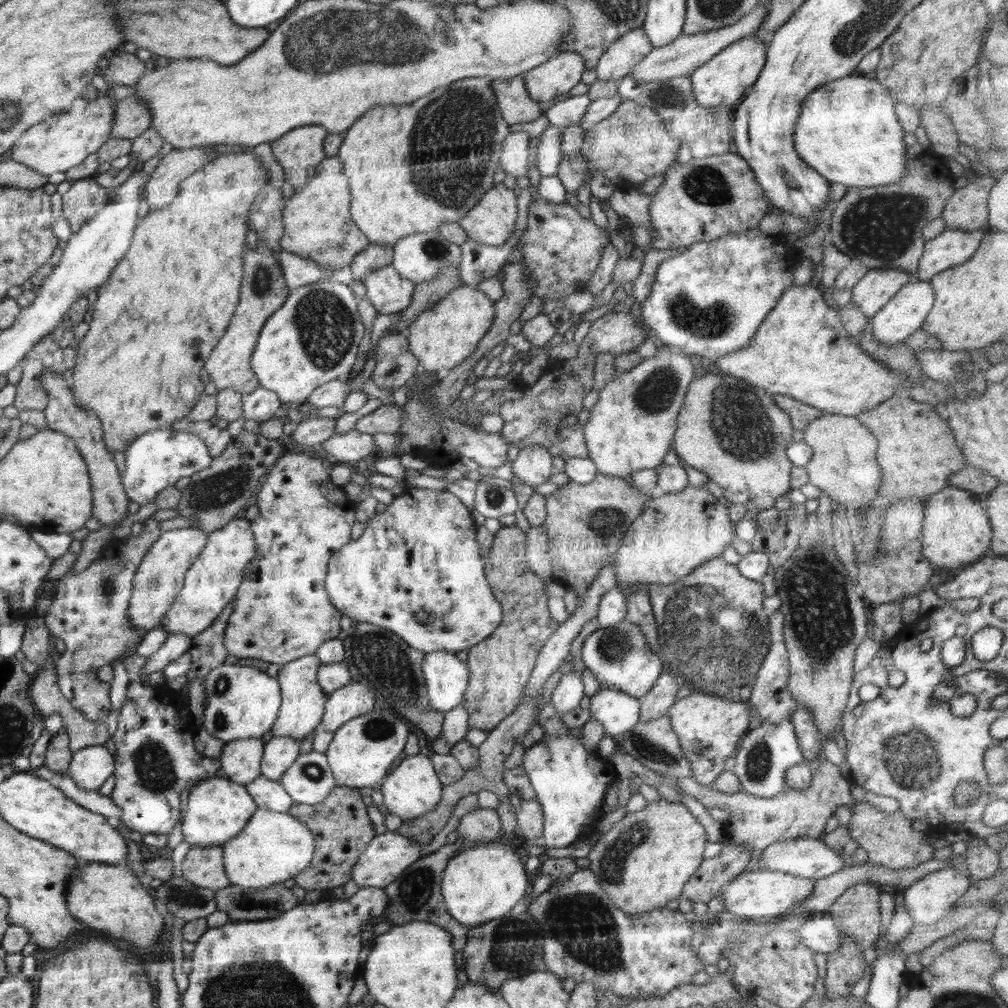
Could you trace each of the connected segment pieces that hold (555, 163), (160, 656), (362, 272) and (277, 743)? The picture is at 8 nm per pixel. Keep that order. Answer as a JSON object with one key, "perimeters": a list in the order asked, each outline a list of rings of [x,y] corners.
{"perimeters":[[[[548,126],[539,136],[536,146],[536,168],[542,177],[554,176],[564,155],[561,153],[563,128]]],[[[176,633],[169,634],[164,644],[154,653],[151,654],[143,666],[143,672],[137,679],[146,680],[147,674],[157,670],[162,670],[170,662],[174,662],[179,656],[182,656],[189,650],[191,637],[187,634]]],[[[370,243],[364,250],[355,255],[349,264],[354,280],[362,281],[370,271],[388,266],[392,262],[393,247]]],[[[272,737],[265,745],[261,762],[261,775],[273,781],[286,772],[298,758],[300,741],[292,737]]]]}

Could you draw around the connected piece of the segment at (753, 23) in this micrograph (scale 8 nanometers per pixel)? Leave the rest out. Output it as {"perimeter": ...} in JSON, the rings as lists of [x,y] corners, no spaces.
{"perimeter":[[[760,2],[748,14],[745,14],[740,20],[730,26],[698,34],[682,34],[664,46],[653,47],[628,75],[632,75],[635,79],[644,82],[665,81],[679,76],[691,75],[694,70],[708,62],[729,44],[741,38],[749,37],[753,32],[756,32],[765,21],[767,9],[768,4],[765,5]]]}

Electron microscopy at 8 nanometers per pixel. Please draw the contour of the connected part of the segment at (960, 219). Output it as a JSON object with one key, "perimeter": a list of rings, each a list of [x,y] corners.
{"perimeter":[[[973,175],[966,186],[956,189],[941,214],[947,228],[975,231],[987,227],[990,191],[996,183],[994,176]]]}

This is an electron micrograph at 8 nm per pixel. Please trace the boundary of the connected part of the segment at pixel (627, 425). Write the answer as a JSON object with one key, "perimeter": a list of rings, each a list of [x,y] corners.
{"perimeter":[[[659,345],[656,356],[644,358],[630,372],[619,373],[614,380],[603,386],[597,393],[598,402],[590,410],[588,422],[583,426],[583,437],[589,450],[588,458],[594,462],[597,474],[626,479],[628,474],[638,470],[656,469],[664,464],[664,456],[670,450],[677,429],[677,416],[694,376],[692,360],[682,348]]]}

